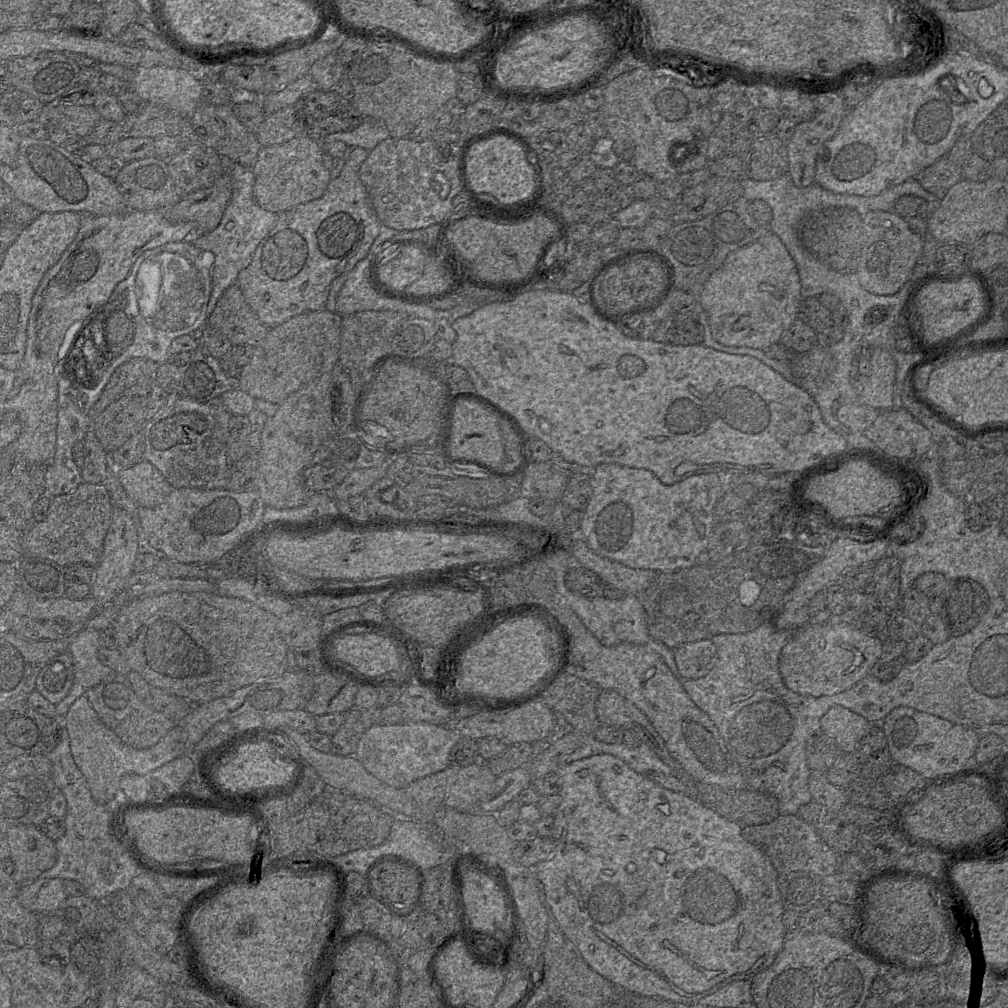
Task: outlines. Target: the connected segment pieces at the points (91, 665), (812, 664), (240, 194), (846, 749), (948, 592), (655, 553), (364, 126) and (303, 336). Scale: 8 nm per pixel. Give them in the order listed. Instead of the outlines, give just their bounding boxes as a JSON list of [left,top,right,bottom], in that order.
[[56,626,112,719],[779,622,883,697],[189,160,278,319],[821,706,871,754],[940,578,990,638],[579,463,724,572],[320,118,390,151],[239,309,342,404]]

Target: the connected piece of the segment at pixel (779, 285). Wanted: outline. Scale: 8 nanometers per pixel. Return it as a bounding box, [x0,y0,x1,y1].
[697,230,800,350]

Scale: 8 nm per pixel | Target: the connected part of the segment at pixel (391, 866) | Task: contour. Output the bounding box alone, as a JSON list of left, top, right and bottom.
[367,857,420,910]

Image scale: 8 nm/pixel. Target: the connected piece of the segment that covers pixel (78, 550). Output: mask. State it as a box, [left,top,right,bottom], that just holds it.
[24,483,113,567]

